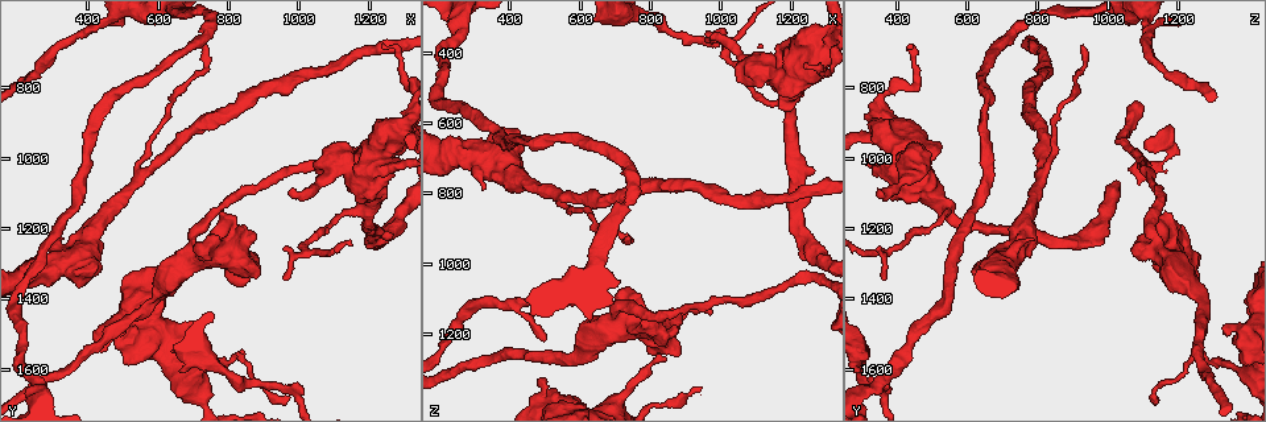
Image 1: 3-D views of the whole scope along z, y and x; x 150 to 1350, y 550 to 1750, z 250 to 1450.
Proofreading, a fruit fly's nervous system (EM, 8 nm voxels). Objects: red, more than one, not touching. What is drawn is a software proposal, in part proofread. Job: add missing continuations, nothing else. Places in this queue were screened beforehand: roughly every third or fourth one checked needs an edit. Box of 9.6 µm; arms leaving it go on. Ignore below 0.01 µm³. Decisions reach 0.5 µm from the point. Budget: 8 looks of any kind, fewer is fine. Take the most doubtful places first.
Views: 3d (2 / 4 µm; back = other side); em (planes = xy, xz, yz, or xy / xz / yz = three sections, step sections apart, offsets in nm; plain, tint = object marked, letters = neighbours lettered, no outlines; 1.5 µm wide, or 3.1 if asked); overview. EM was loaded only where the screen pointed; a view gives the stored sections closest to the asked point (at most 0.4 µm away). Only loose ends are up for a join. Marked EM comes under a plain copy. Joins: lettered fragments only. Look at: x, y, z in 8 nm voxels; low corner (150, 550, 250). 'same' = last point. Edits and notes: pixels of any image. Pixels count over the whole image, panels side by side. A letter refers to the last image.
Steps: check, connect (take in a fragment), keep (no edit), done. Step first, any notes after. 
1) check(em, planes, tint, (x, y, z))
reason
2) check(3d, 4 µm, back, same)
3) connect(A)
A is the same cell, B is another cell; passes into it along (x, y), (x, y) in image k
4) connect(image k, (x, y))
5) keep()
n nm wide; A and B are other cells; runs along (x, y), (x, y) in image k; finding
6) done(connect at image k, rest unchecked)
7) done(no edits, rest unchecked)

check(em, planes, letters, (990, 1090, 340))
free end

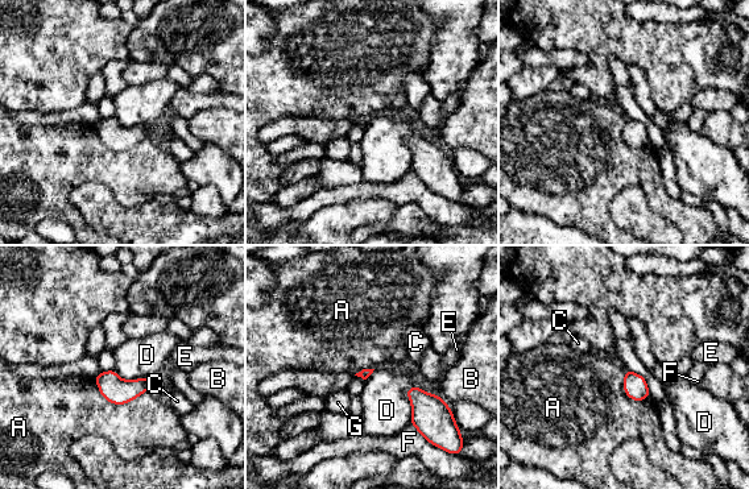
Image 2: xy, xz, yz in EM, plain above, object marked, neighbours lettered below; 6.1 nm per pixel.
keep()
A, B, C, D, E, F and G are other cells; none of them fits

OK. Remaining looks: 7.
check(em, 3.1 µm, xy, step 8, letters, (1250, 1050, 340))

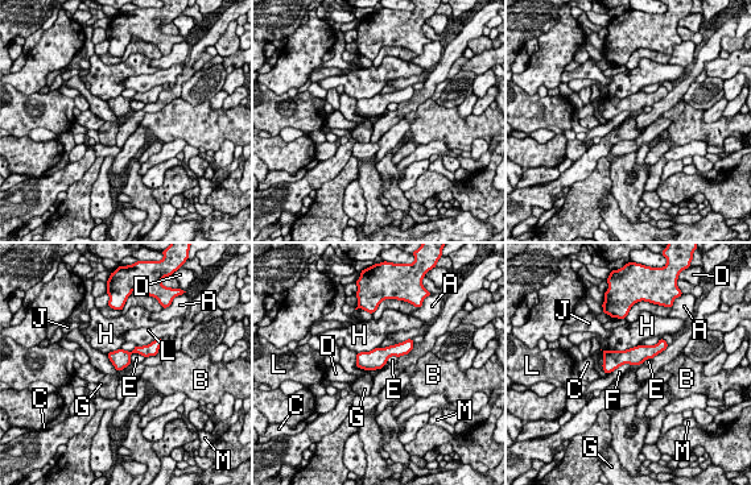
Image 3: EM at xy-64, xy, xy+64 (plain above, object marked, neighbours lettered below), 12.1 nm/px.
check(em, 3.1 µm, planes, letters, same)

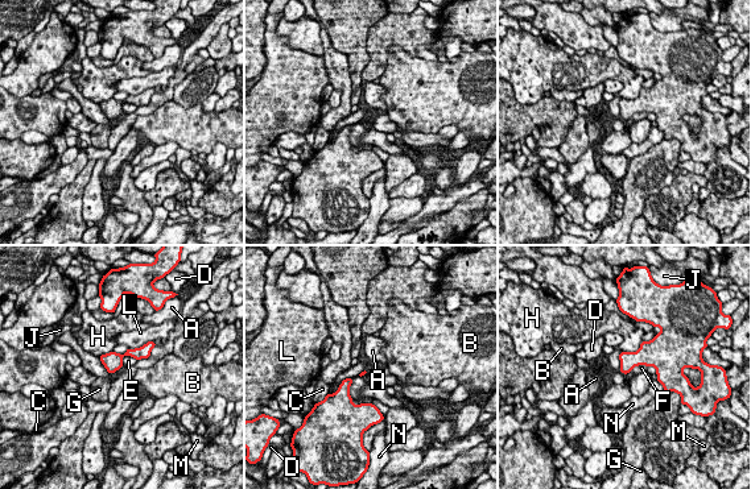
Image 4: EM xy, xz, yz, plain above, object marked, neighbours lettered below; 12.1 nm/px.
keep()
A, B, C, D, E, F, G, H, J, L, M and N are other cells; border along (98, 357), (111, 374) in image 4; none of them fits

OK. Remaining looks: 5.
check(3d, 2 µm, (1240, 680, 430))
long arm stops here

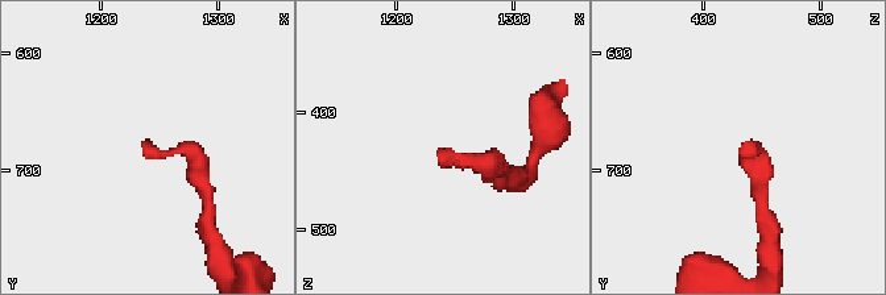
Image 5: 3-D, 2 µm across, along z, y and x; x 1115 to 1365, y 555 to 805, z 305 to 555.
check(em, planes, letters, (1238, 682, 430))

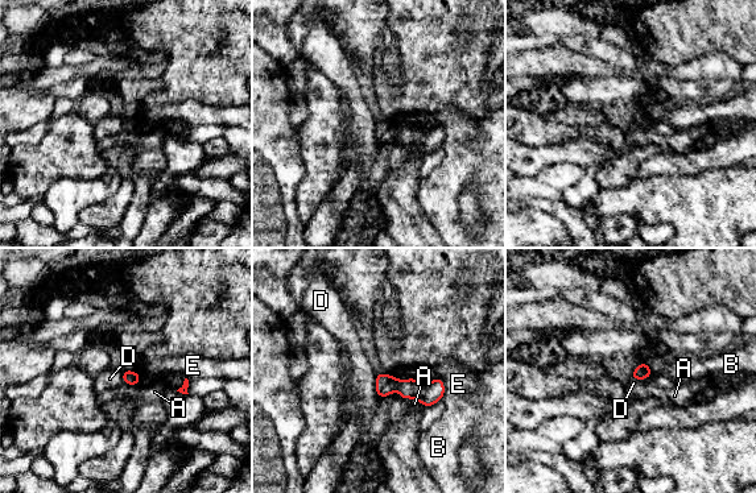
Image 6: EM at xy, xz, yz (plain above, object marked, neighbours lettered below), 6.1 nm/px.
keep()
A, B, D and E are other cells; runs along (379, 377), (404, 388), (441, 390) in image 6; none of them fits

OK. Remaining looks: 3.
done(no edits, rest unchecked)

